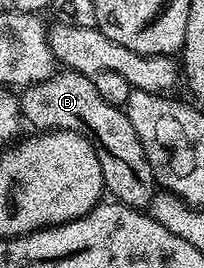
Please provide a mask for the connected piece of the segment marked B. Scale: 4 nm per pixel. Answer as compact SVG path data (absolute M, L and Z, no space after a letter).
M70 70L56 71L45 82L31 84L17 96L19 110L24 121L32 124L39 132L76 132L93 146L97 162L101 162L103 186L116 201L131 208L146 209L157 193L155 175L145 158L141 138L133 130L123 108L113 106L97 94L97 86L90 76Z

